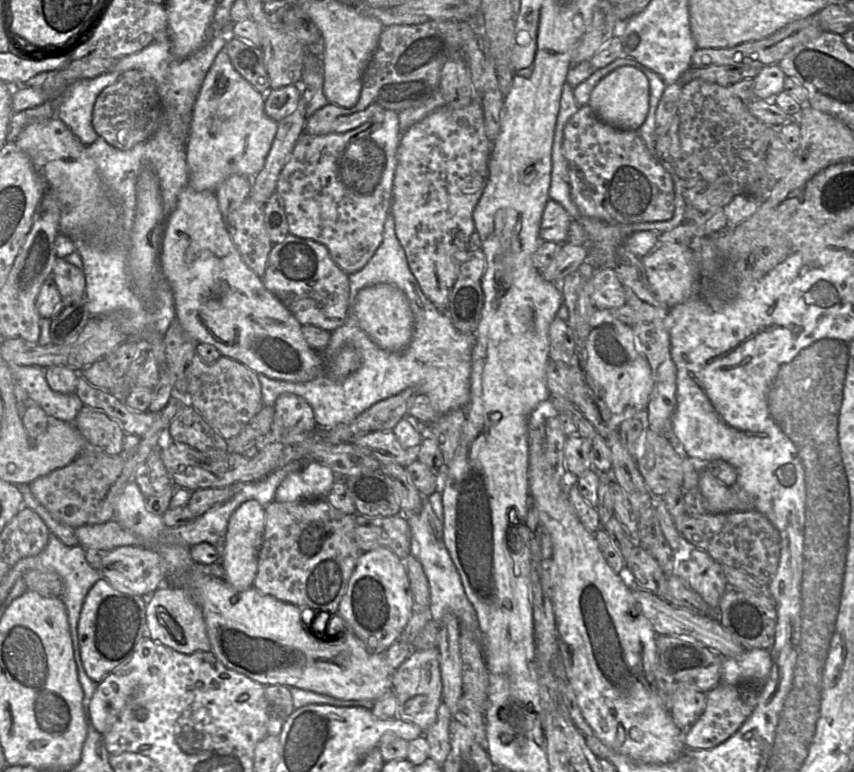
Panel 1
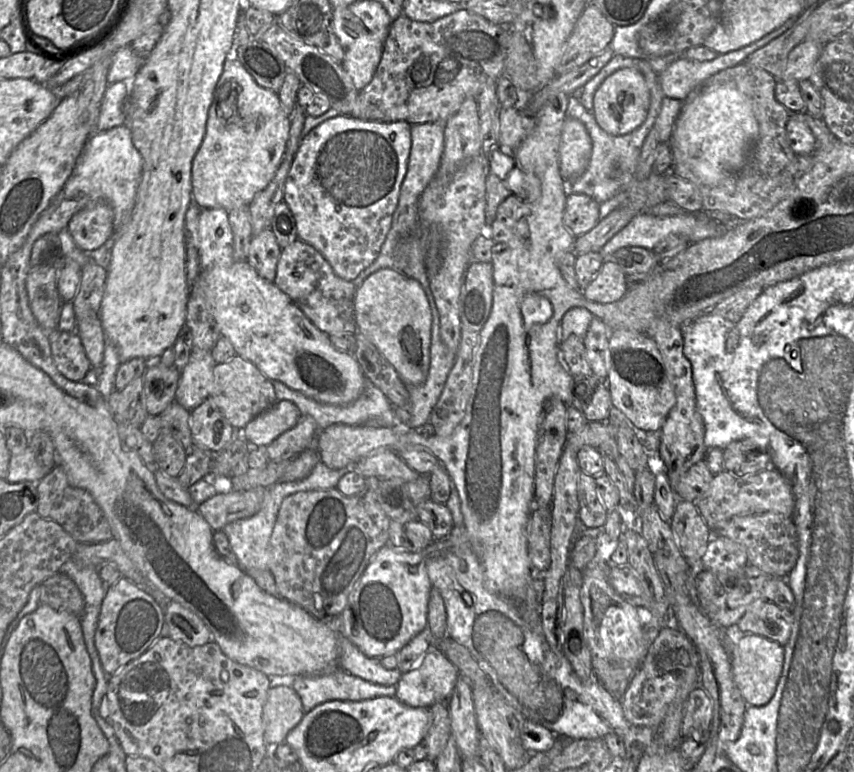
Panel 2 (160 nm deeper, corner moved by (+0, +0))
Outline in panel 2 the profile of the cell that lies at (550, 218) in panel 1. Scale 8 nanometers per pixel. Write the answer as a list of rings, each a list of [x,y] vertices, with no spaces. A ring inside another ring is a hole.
[[[569,193],[563,215],[563,223],[569,232],[578,237],[594,228],[600,221],[600,204],[593,198]]]

